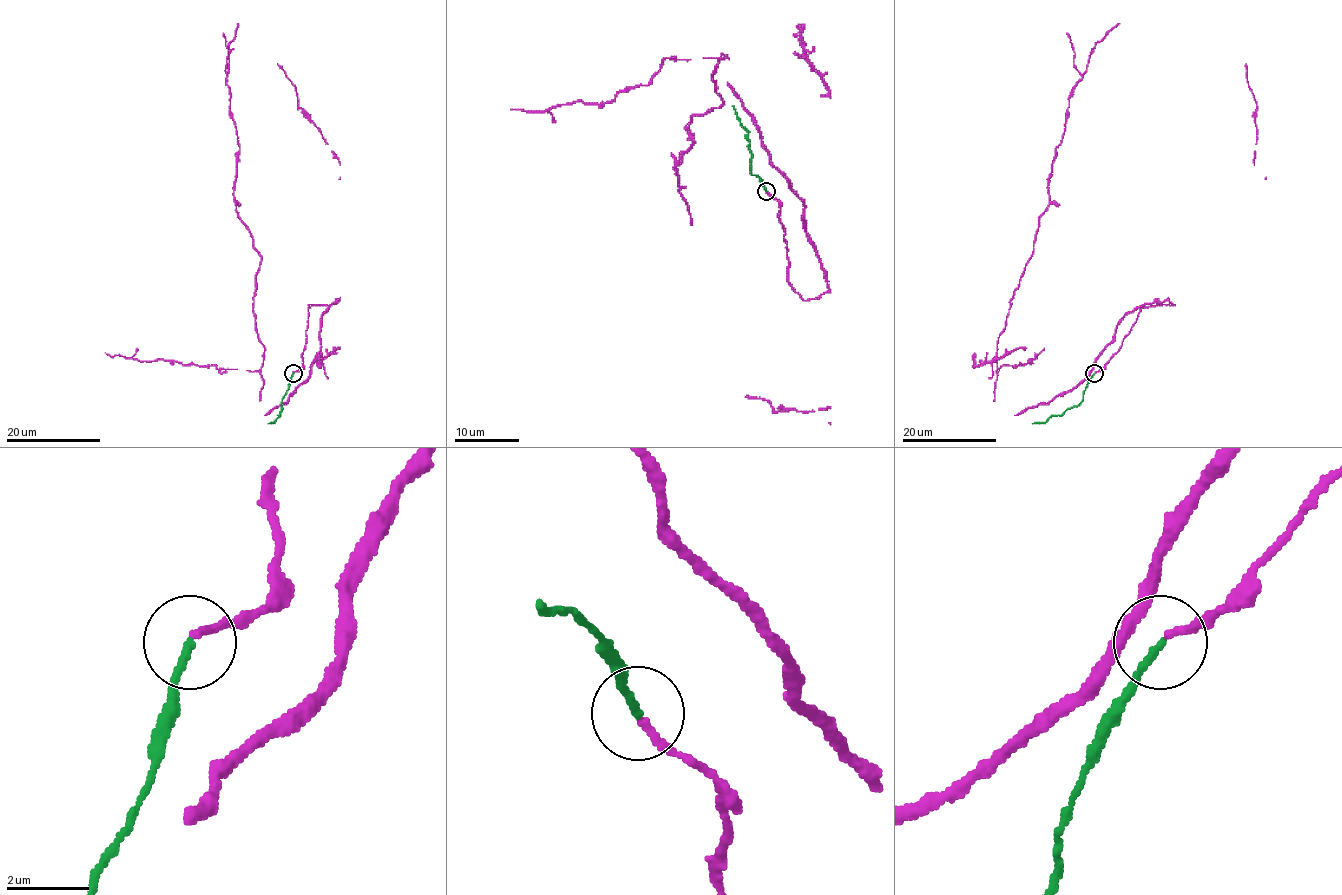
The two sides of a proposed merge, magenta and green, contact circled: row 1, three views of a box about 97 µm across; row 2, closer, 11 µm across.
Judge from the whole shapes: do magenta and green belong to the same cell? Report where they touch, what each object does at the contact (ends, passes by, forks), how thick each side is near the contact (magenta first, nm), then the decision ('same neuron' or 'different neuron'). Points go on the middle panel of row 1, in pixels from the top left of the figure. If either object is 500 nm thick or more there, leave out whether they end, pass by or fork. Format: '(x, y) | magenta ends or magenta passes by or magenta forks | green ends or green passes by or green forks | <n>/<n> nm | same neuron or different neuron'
(766, 191) | magenta ends | green ends | 180/180 nm | same neuron

